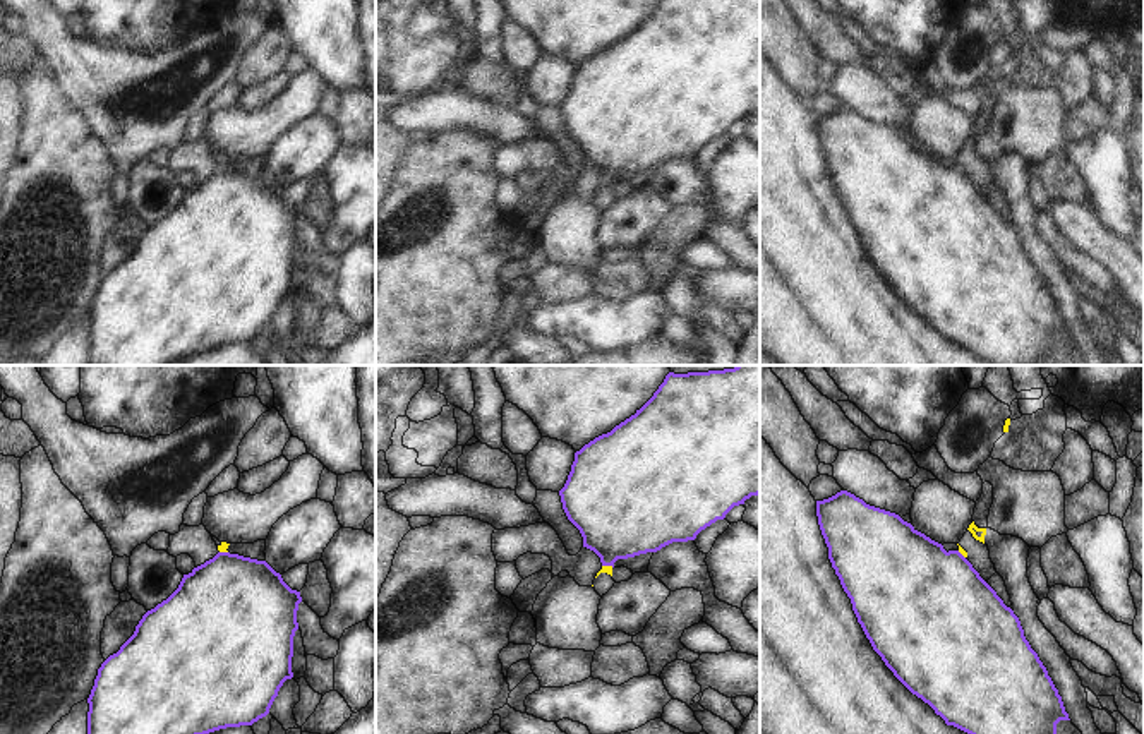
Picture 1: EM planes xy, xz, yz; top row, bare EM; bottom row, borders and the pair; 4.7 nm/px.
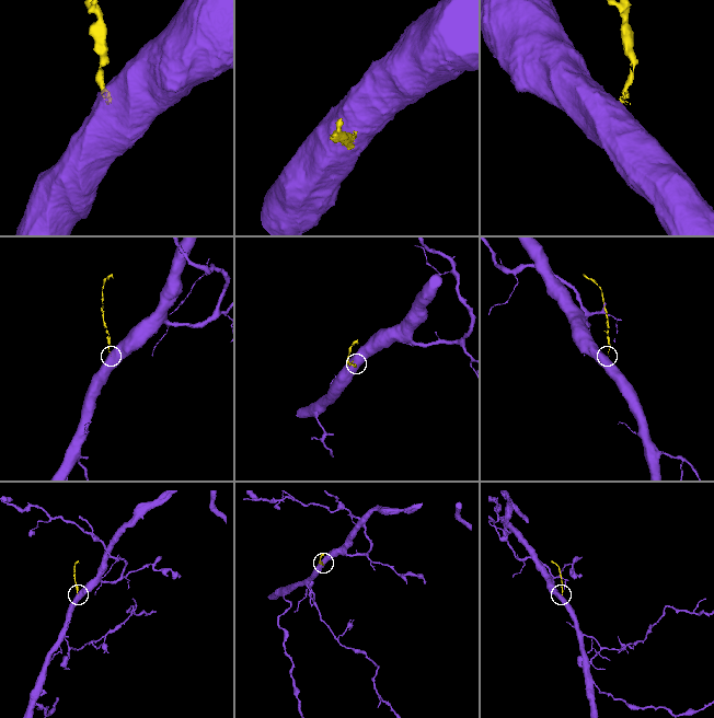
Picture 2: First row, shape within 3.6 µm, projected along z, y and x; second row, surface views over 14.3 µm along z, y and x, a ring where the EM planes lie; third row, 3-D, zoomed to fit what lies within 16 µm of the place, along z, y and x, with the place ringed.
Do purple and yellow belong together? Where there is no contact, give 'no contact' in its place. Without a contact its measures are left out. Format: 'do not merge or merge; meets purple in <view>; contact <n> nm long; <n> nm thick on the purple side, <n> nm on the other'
do not merge; meets purple in xz; contact 60 nm long; 420 nm thick on the purple side, 40 nm on the other

